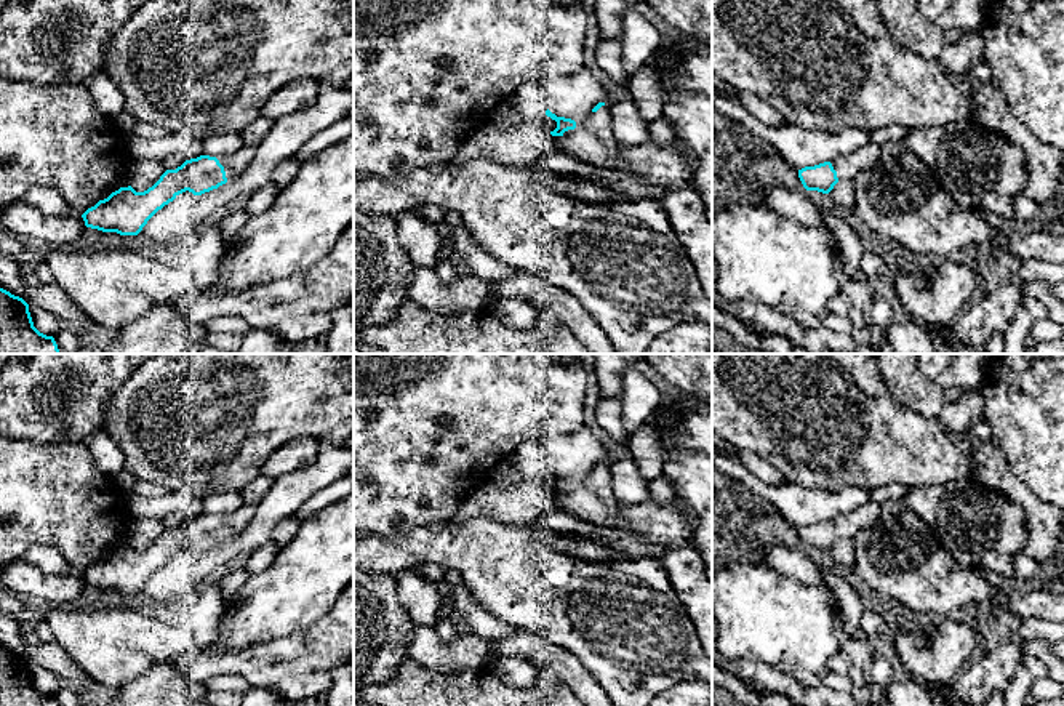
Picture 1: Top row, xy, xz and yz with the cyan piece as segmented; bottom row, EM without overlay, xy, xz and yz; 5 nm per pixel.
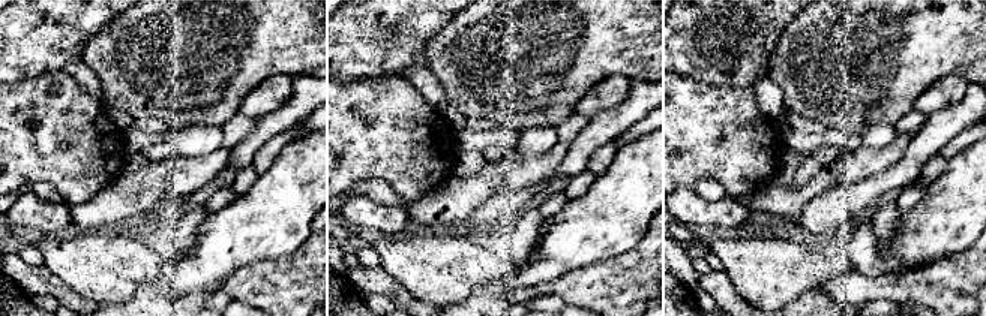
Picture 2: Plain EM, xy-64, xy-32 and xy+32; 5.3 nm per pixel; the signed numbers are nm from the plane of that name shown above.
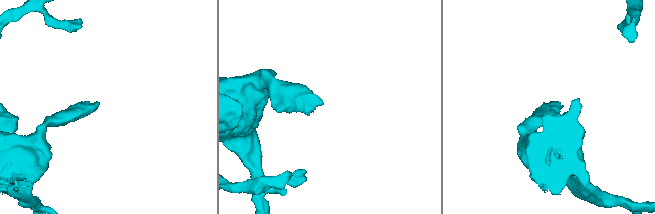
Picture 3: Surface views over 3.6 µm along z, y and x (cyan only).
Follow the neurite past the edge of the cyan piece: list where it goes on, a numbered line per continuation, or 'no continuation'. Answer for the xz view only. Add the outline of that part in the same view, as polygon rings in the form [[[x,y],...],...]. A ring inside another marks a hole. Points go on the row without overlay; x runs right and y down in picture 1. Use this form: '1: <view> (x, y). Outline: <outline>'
1: xz (591, 500). Outline: [[[606,464],[576,480],[576,487],[565,490],[562,498],[566,512],[594,527],[613,528],[626,523],[619,517],[624,504],[611,493],[610,467]]]

